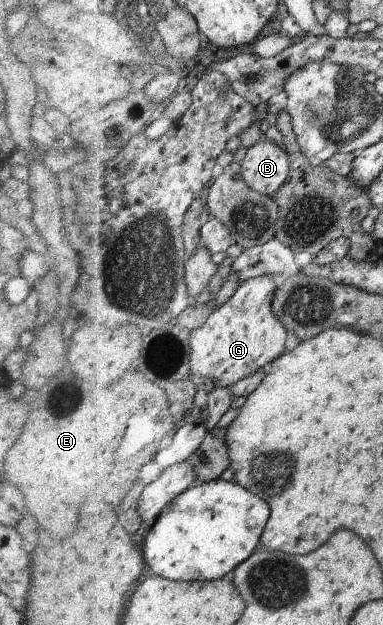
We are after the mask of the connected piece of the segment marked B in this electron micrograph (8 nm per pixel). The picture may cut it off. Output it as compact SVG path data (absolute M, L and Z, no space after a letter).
M264 138L248 150L241 166L247 184L267 196L276 196L291 172L290 157L284 147Z

